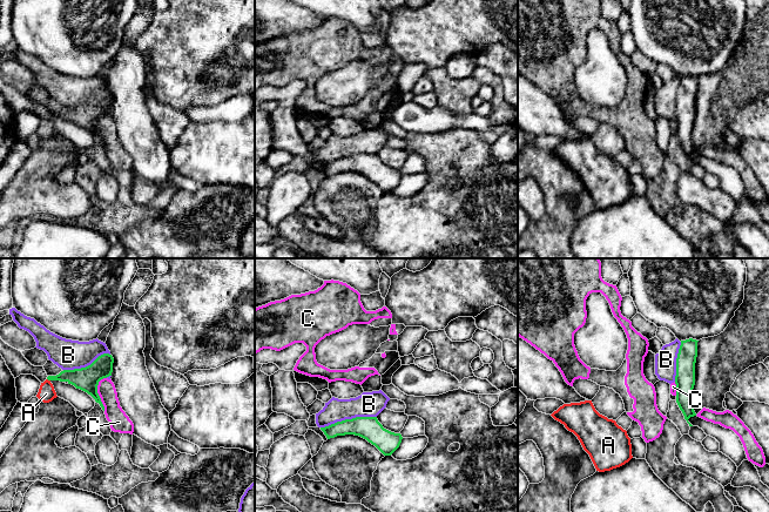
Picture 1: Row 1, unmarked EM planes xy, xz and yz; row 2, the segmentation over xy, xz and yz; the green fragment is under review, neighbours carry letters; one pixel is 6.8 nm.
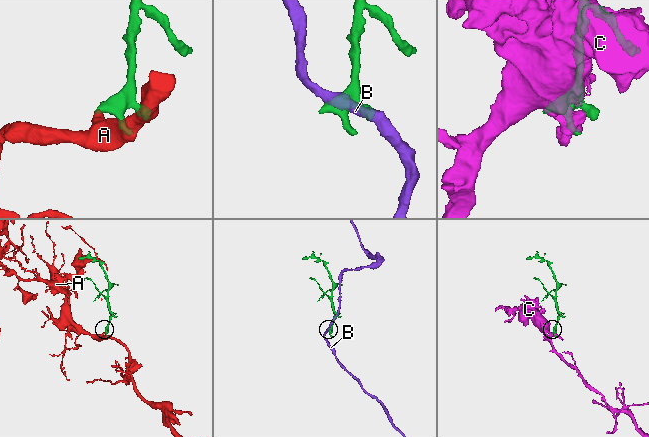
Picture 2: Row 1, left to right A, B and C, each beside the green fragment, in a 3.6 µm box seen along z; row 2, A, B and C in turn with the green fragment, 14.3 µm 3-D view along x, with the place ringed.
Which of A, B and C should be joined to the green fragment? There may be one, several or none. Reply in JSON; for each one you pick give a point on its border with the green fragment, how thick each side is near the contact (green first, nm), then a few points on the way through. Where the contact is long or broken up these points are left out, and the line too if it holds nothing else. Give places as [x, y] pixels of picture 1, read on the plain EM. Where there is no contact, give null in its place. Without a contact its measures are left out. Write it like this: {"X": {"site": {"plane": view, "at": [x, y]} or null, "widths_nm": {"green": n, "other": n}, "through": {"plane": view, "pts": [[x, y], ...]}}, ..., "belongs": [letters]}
{"A": {"site": {"plane": "xy", "at": [48, 116]}, "widths_nm": {"green": 160, "other": 120}, "through": {"plane": "xy", "pts": [[85, 115], [48, 116], [46, 130]]}}, "belongs": ["A"]}

